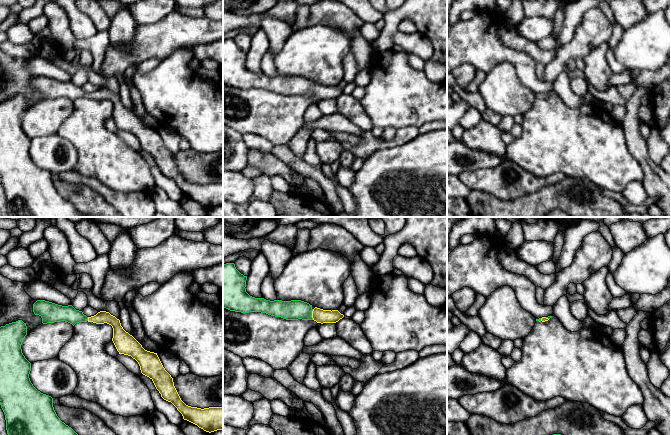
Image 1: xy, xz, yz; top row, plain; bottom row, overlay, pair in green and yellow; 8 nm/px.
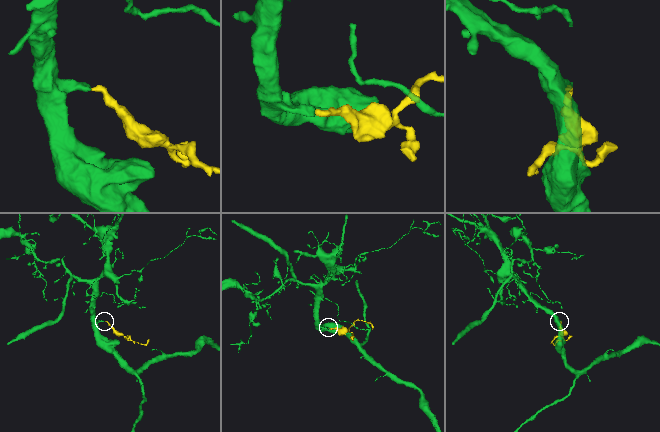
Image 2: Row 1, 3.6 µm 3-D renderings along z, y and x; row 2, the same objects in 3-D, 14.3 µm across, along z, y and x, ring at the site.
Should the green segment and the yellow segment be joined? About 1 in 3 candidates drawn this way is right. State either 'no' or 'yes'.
yes

